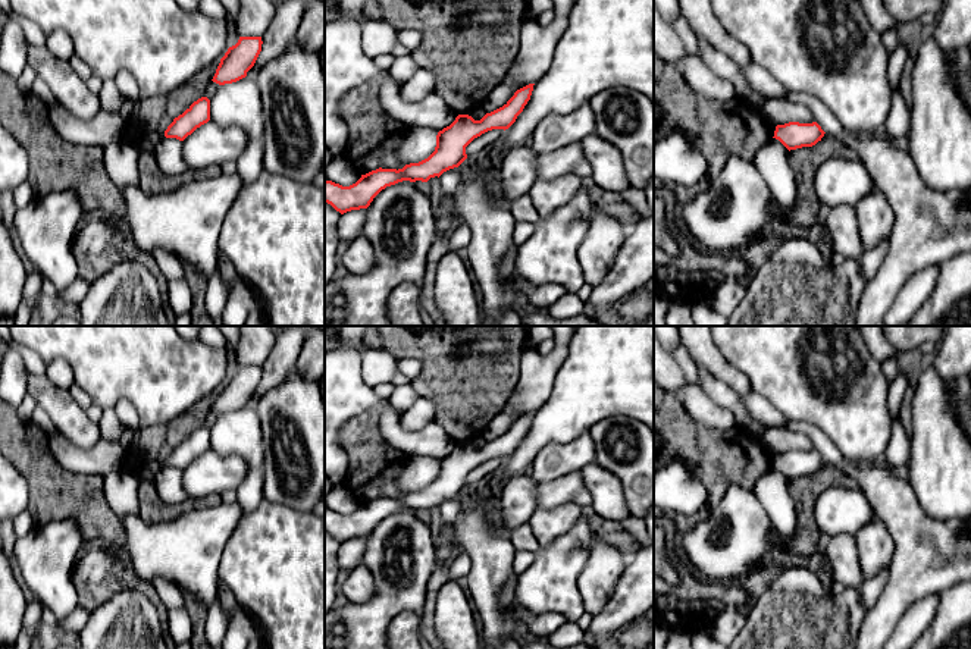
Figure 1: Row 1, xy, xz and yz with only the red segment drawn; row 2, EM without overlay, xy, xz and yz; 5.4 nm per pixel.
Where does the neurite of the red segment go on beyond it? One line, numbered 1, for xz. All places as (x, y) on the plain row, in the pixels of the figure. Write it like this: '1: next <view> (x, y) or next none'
1: next none

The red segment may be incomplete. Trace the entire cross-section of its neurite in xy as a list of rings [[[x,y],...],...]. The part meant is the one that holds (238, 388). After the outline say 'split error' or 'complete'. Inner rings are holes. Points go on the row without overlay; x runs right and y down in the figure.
[[[239,366],[220,388],[212,410],[225,414],[245,407],[261,380],[261,373],[261,366]]] | complete

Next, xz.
[[[529,413],[499,438],[486,442],[480,449],[469,443],[458,443],[455,449],[438,461],[435,480],[419,492],[405,493],[403,498],[376,498],[350,514],[342,515],[325,510],[325,532],[331,533],[341,543],[367,537],[373,527],[386,515],[403,510],[427,511],[444,501],[458,496],[466,487],[466,476],[482,463],[492,458],[508,458],[530,429],[535,413]]] | complete

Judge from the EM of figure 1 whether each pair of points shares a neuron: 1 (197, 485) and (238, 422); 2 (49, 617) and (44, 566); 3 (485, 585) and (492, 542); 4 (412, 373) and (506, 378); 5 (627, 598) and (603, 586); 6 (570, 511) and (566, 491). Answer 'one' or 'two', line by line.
1: two
2: two
3: one
4: two
5: two
6: two

